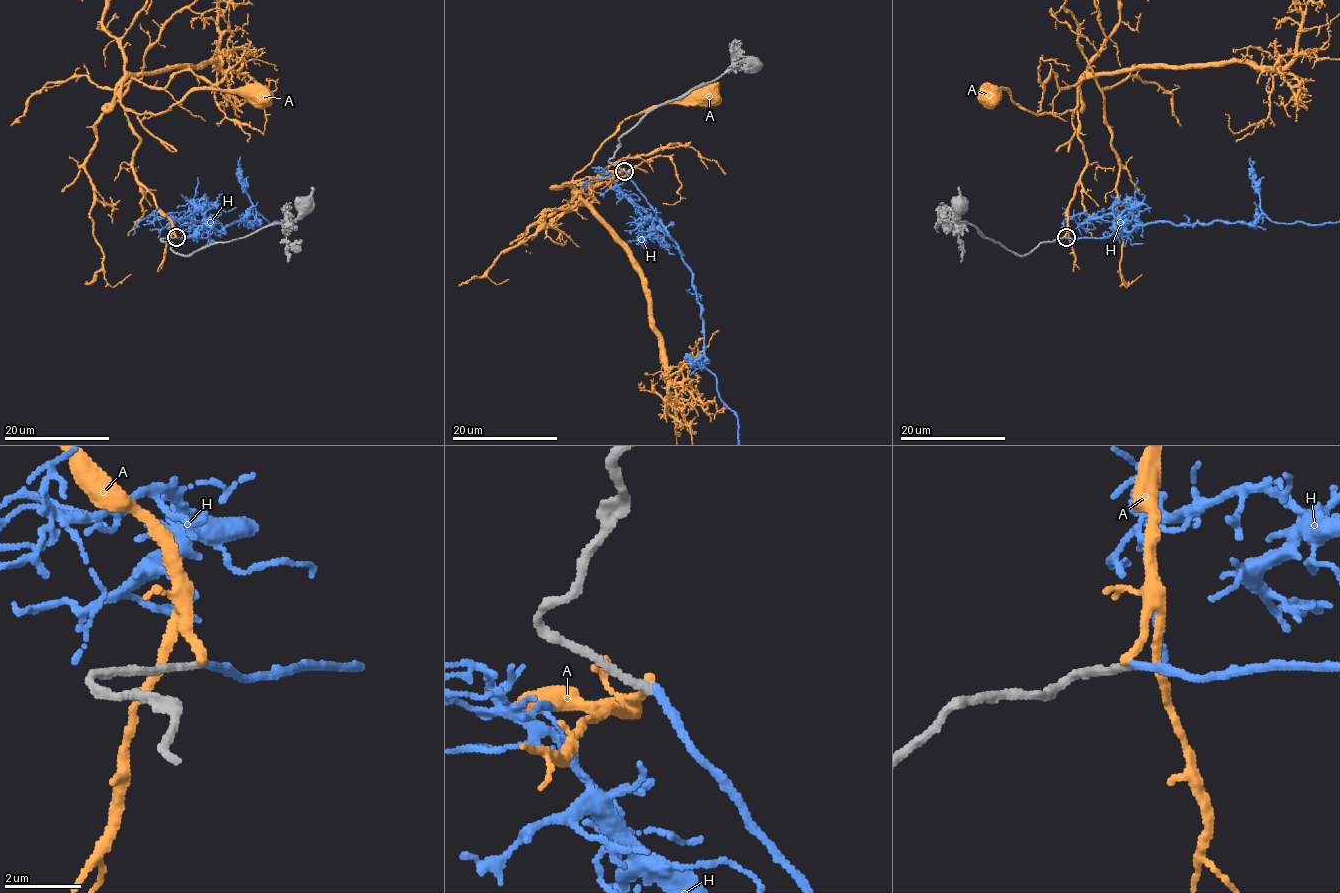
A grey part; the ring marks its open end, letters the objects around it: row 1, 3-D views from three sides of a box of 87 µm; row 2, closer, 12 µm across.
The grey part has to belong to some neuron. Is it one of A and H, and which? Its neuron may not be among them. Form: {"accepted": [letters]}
{"accepted": ["H"]}

